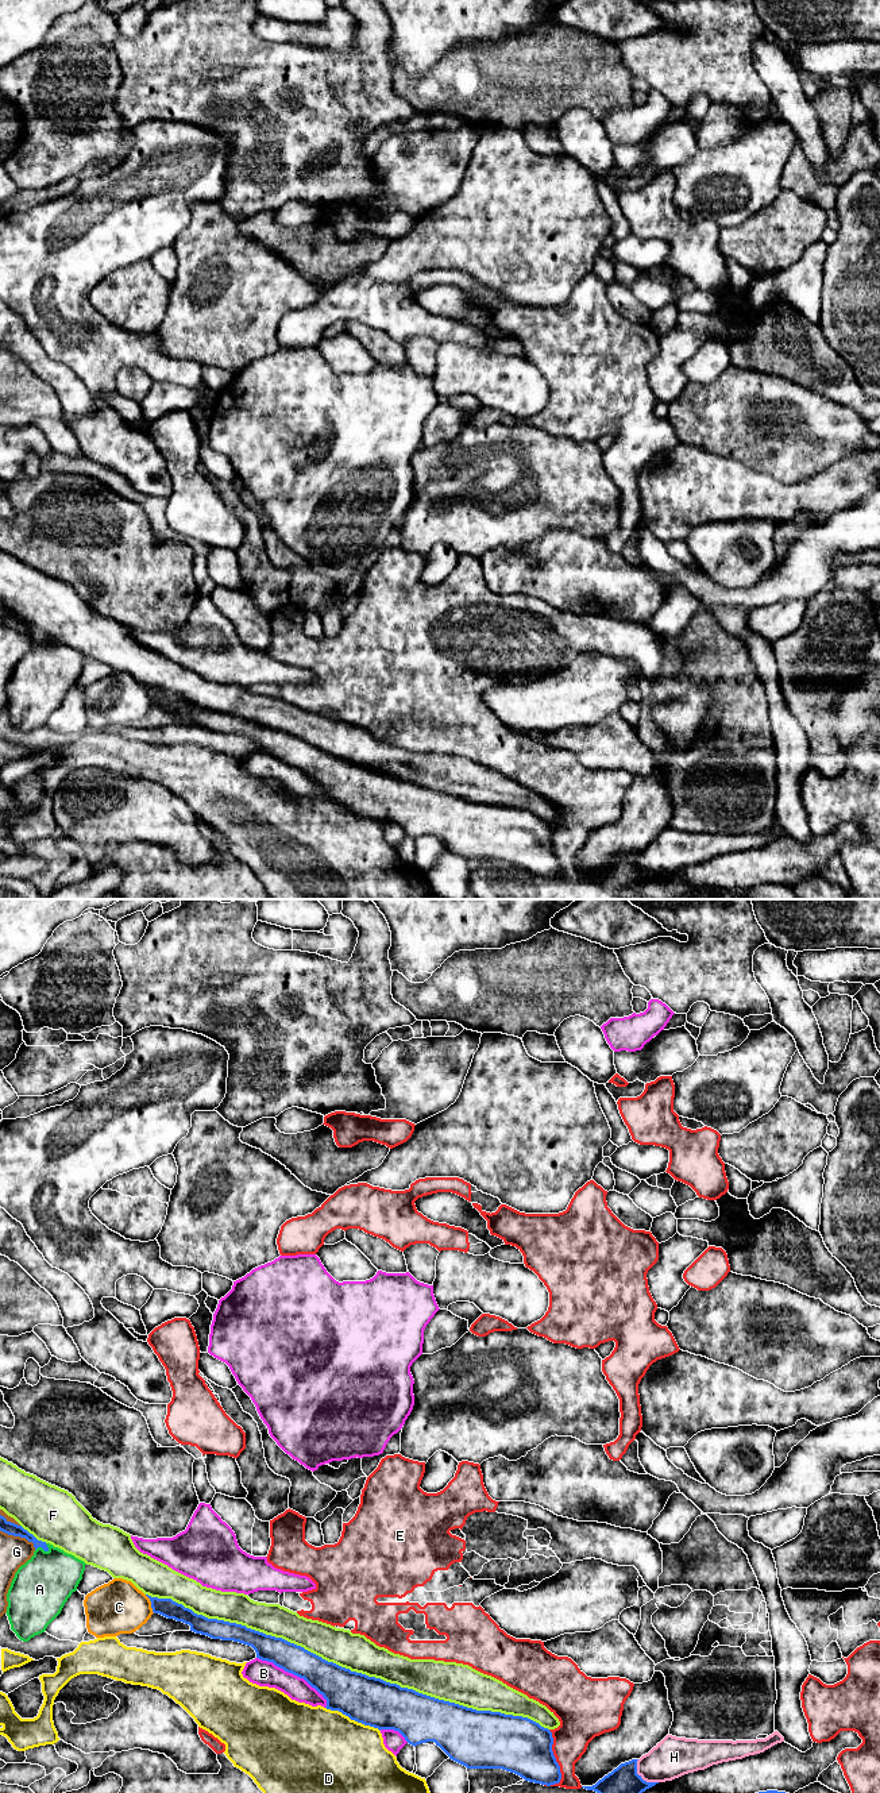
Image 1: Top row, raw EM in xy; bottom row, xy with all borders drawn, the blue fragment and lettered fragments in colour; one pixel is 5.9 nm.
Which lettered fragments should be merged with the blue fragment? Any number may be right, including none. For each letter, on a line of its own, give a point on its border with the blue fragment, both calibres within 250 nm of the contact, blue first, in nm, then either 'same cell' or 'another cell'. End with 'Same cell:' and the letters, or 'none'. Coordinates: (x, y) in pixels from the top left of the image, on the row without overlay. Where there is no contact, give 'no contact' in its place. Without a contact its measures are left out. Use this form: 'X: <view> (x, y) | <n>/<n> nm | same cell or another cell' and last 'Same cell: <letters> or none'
A: xy (42, 640) | 80/340 nm | another cell
B: xy (294, 767) | 200/150 nm | another cell
C: xy (151, 697) | 110/320 nm | another cell
D: xy (352, 812) | 280/500 nm | another cell
E: xy (555, 851) | 340/240 nm | another cell
F: xy (347, 762) | 280/220 nm | same cell
G: xy (19, 628) | 80/180 nm | another cell
H: xy (640, 870) | 220/240 nm | another cell
Same cell: F

